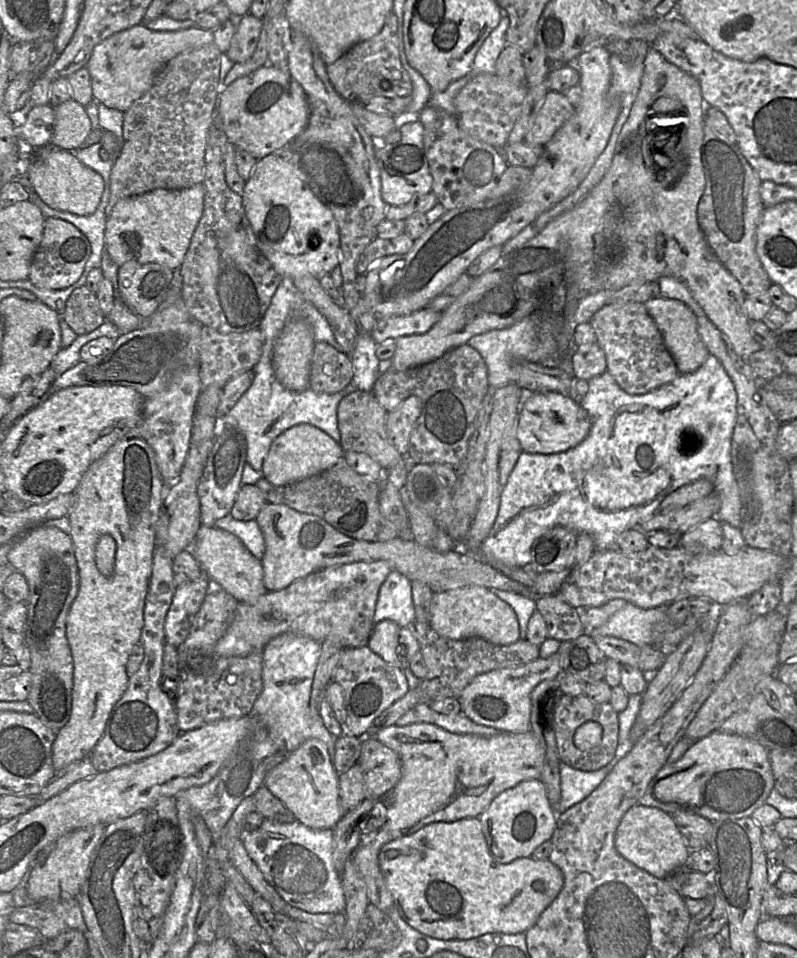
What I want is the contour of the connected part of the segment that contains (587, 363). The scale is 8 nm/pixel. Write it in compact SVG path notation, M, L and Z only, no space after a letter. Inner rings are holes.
M597 342L577 346L571 361L575 378L588 381L607 371L605 353Z

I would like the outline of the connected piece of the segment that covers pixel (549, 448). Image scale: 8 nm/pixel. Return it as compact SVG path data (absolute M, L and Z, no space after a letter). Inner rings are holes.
M524 391L518 413L517 437L528 453L554 454L580 444L589 434L588 413L570 395L555 391Z

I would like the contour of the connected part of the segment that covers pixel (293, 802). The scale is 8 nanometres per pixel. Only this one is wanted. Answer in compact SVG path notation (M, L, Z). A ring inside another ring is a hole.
M310 738L267 773L264 785L297 821L312 829L333 829L344 815L339 803L338 777L326 744L319 739Z

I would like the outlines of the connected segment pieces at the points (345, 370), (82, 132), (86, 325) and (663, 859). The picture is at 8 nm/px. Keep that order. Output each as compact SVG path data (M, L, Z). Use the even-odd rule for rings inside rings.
M316 341L310 365L309 386L316 393L335 394L352 382L351 356L324 341Z
M73 98L53 108L55 124L50 144L62 150L80 149L93 130L86 108Z
M86 285L76 288L66 301L62 319L77 334L84 335L92 332L103 324L106 317L100 310L95 293L91 292Z
M639 803L623 815L615 832L614 845L626 860L660 879L666 879L672 873L688 867L691 853L672 815Z

